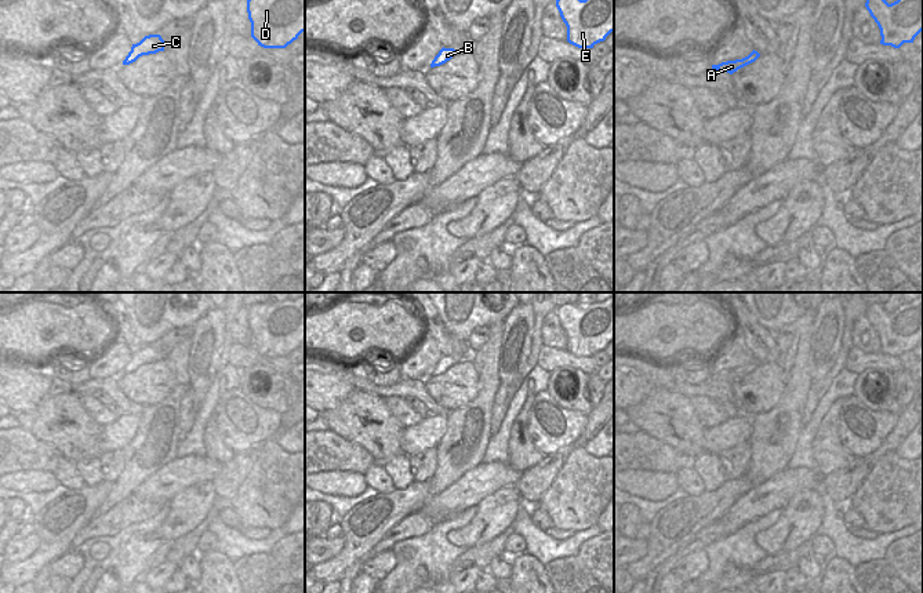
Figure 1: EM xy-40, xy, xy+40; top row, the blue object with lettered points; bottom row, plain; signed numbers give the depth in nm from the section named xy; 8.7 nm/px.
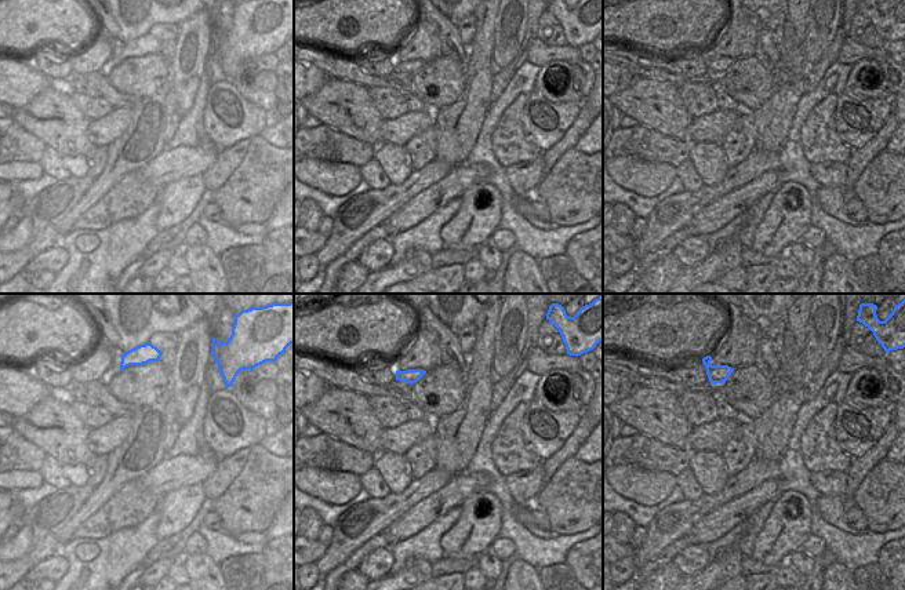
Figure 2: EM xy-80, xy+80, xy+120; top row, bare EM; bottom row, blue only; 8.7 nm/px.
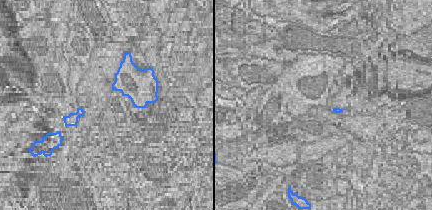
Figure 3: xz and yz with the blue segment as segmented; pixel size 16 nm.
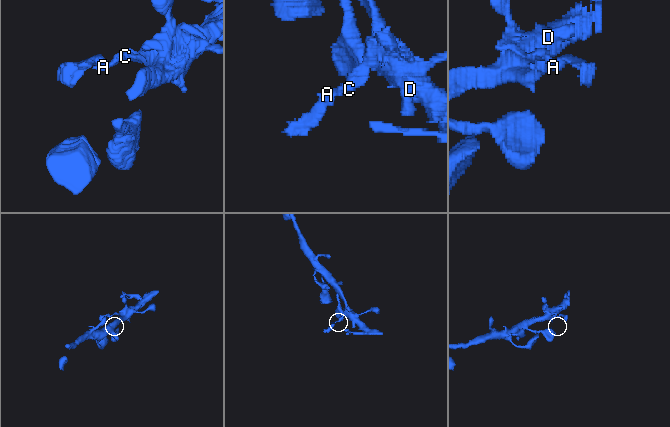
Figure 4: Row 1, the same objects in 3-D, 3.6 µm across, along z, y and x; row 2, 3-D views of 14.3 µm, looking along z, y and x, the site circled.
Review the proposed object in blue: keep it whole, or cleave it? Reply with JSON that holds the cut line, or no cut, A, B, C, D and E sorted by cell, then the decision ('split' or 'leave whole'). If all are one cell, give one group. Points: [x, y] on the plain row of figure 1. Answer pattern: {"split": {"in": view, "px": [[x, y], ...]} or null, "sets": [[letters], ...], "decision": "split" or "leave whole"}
{"split": null, "sets": [["A", "B", "C", "D", "E"]], "decision": "leave whole"}

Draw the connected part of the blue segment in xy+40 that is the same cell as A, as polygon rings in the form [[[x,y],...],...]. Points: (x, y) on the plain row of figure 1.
[[[753,359],[748,365],[745,365],[742,368],[727,370],[727,371],[722,371],[719,374],[712,374],[712,379],[727,381],[727,382],[733,383],[738,378],[755,371],[759,365],[760,365],[760,363]]]

